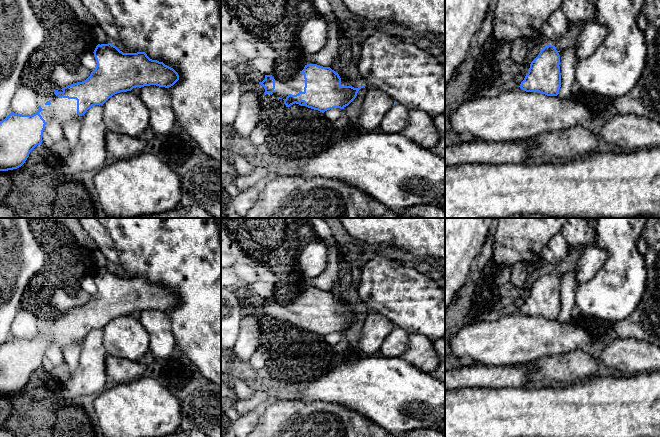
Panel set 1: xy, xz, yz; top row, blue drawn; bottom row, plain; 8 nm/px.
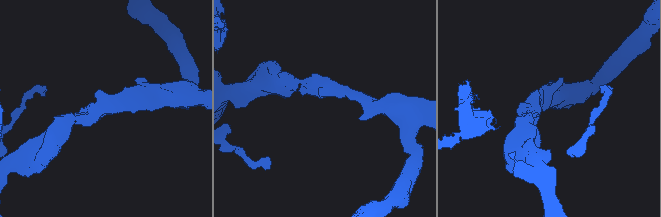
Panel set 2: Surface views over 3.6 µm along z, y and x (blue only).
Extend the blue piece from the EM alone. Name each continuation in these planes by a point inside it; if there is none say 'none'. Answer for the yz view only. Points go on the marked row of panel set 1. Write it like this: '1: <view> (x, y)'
none

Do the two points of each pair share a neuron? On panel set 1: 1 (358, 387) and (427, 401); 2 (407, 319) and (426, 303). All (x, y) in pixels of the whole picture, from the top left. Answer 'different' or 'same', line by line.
1: same
2: same

